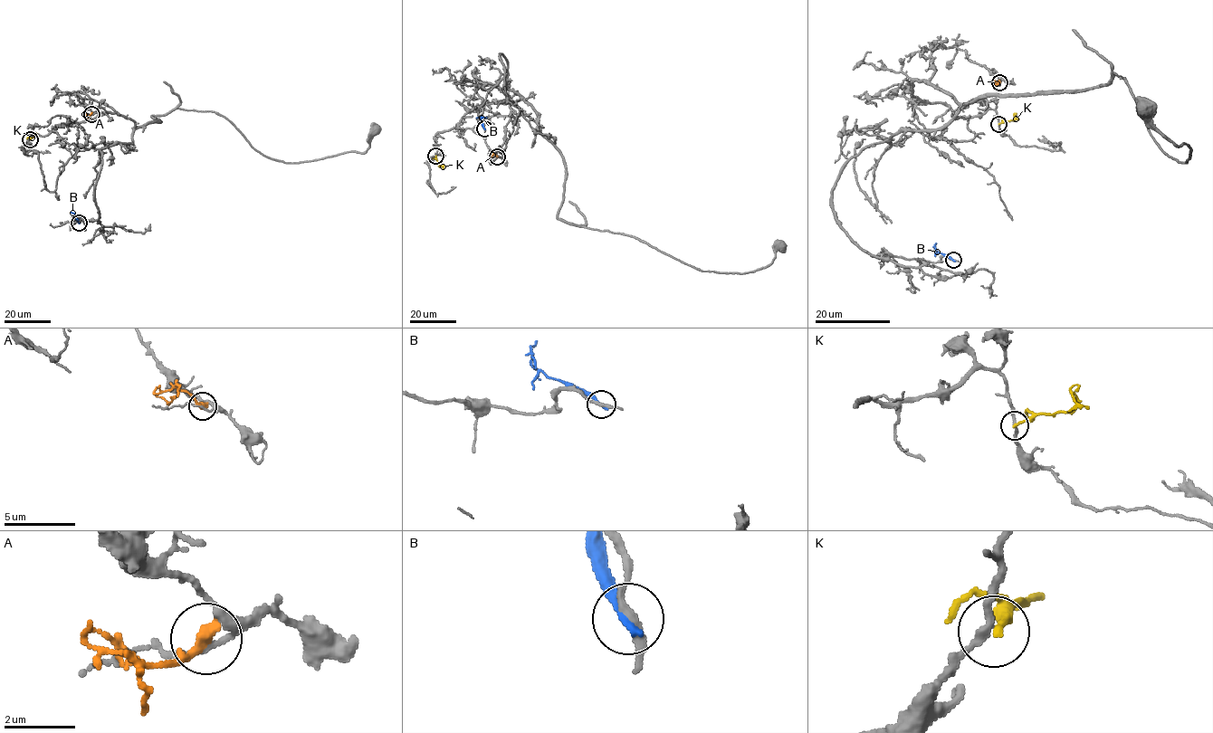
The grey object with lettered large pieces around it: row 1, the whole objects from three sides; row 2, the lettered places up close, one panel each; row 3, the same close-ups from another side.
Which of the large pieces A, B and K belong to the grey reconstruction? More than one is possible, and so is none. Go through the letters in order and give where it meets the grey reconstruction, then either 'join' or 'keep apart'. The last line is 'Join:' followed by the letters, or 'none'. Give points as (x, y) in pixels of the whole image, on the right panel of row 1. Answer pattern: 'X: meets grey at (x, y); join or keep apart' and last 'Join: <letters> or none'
A: meets grey at (999, 82); keep apart
B: meets grey at (953, 260); keep apart
K: meets grey at (998, 124); keep apart
Join: none

